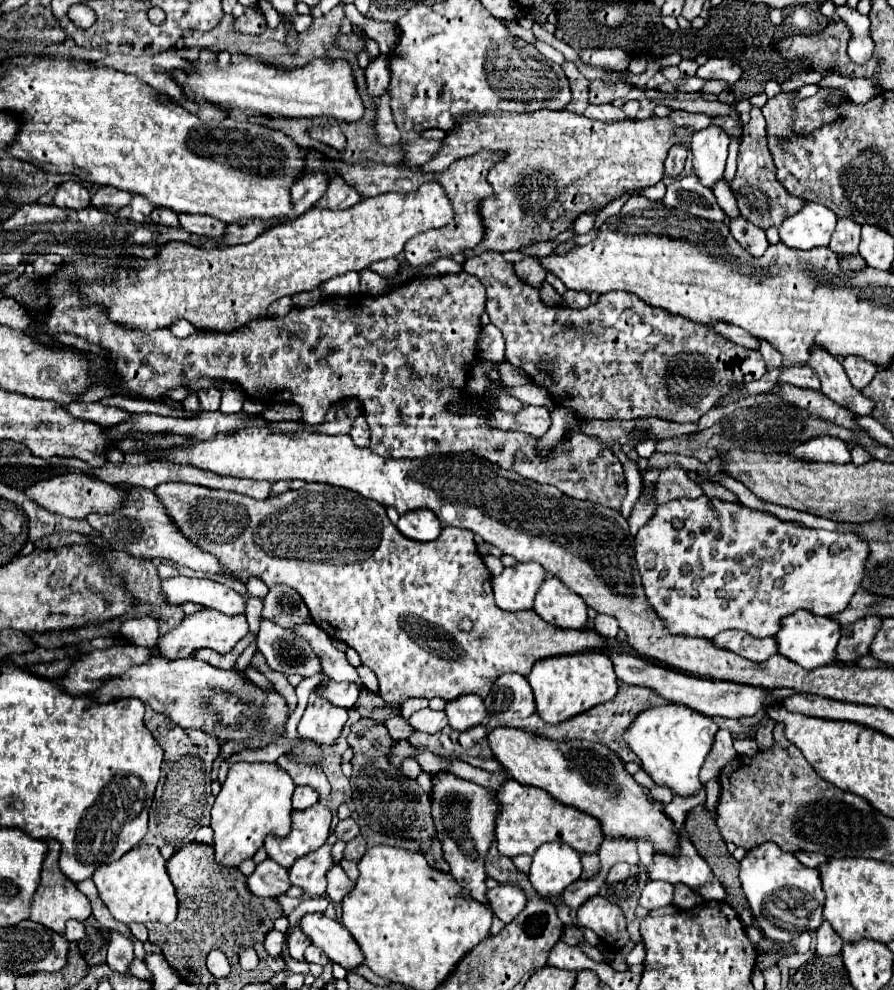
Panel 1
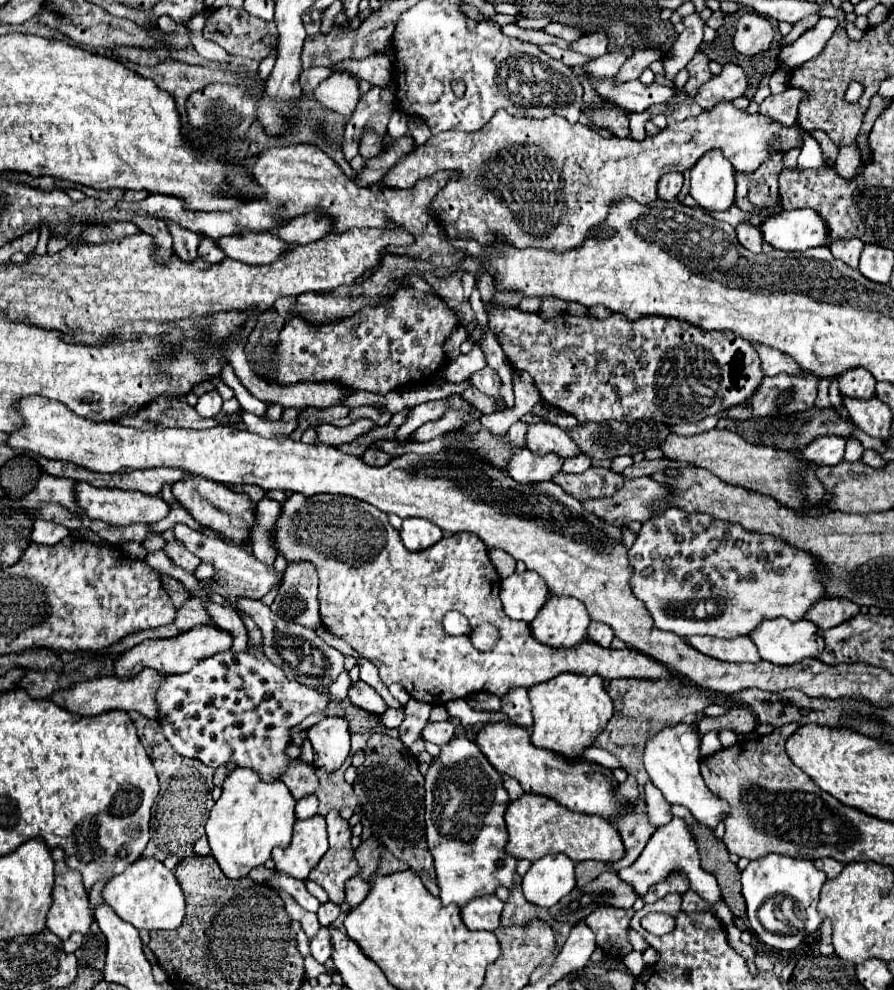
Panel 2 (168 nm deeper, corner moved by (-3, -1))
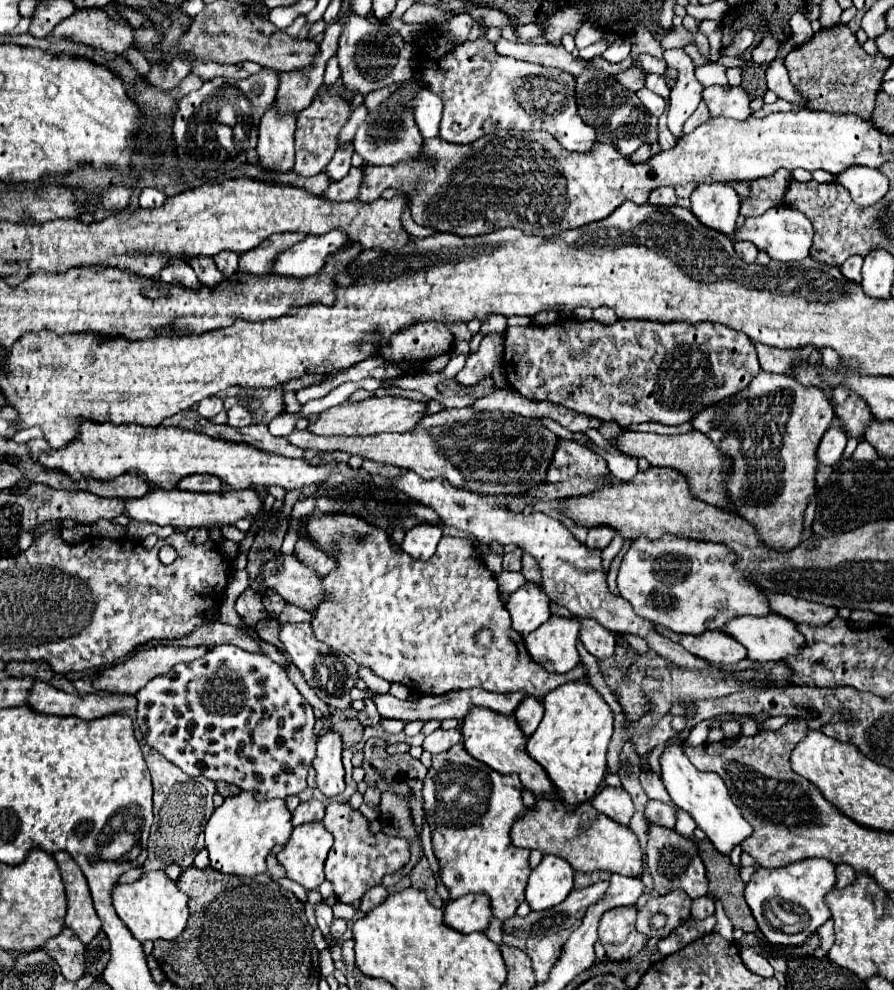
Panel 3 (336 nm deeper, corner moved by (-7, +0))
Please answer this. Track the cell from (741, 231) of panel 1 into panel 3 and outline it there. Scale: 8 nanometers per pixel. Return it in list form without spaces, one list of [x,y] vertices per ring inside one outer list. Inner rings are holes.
[[[743,240],[743,242],[735,242],[735,250],[737,250],[737,254],[739,254],[739,258],[743,258],[745,262],[755,262],[755,258],[757,258],[757,246],[753,244],[753,242],[747,242],[747,240]]]

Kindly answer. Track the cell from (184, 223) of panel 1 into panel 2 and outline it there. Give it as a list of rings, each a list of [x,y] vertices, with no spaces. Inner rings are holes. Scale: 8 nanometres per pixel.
[[[247,233],[219,239],[217,245],[227,257],[249,265],[269,265],[289,251],[287,243],[279,241],[273,233]]]

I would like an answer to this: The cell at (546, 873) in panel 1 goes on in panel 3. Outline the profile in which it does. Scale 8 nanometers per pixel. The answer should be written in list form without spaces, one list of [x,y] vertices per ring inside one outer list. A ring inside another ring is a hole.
[[[543,856],[541,864],[531,872],[527,884],[527,902],[531,910],[547,910],[557,906],[573,890],[571,864],[559,856]]]

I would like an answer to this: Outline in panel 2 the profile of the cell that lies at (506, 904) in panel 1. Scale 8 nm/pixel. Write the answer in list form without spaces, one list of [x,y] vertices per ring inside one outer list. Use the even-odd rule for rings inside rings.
[[[483,895],[477,899],[471,899],[467,905],[461,907],[461,919],[465,927],[471,931],[493,931],[499,927],[499,917],[503,911],[503,901],[497,899],[497,895]]]

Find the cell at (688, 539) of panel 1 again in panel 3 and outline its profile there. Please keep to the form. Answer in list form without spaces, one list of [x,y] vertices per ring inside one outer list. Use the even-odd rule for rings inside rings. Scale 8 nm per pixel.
[[[663,534],[663,538],[657,540],[637,538],[619,566],[617,586],[619,594],[631,602],[635,614],[677,634],[703,634],[707,630],[721,630],[731,618],[773,614],[771,606],[767,606],[767,592],[755,590],[747,578],[739,578],[735,554],[731,554],[727,546],[719,546],[719,542],[691,542],[691,538],[671,538],[671,534]]]

